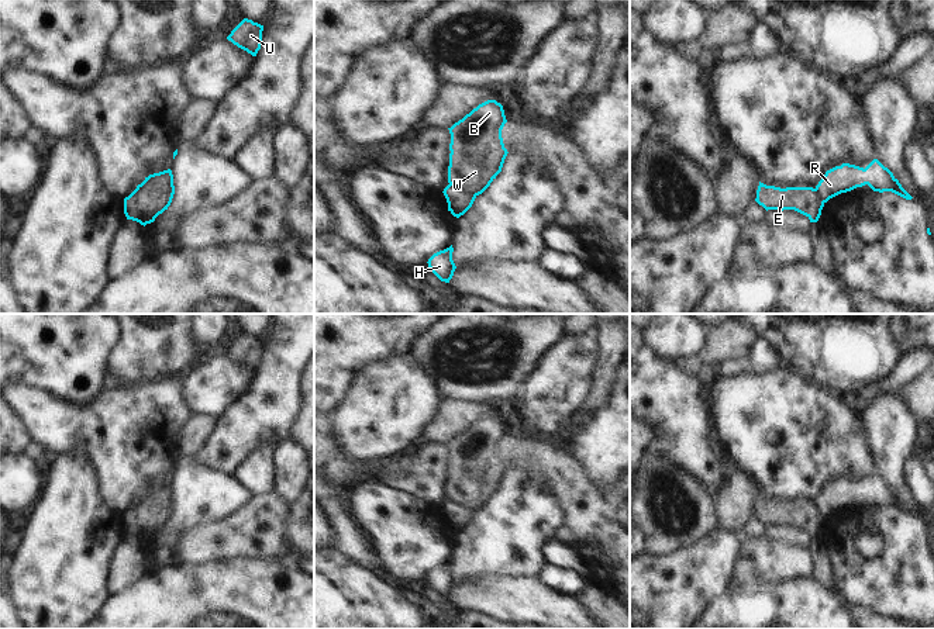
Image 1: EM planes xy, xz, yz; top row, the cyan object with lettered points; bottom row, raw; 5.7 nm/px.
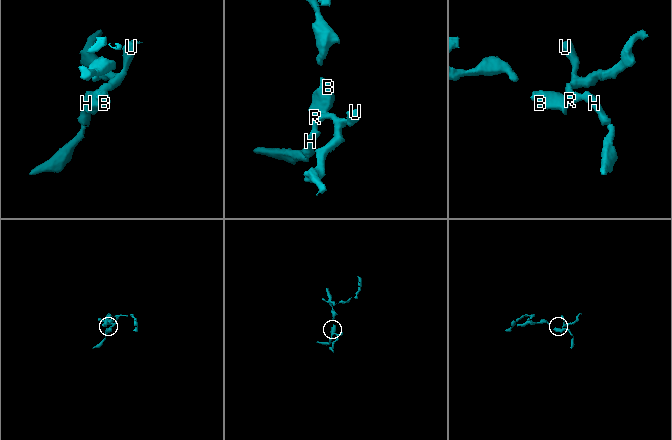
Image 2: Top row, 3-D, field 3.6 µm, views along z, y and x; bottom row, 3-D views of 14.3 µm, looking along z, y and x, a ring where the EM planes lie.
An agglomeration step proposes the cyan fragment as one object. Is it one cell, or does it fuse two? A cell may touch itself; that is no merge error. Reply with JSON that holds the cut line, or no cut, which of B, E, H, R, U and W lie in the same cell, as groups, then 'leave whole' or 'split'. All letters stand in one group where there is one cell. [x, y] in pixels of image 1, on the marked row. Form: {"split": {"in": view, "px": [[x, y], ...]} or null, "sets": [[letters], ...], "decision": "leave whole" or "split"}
{"split": {"in": "xy", "px": [[161, 172], [133, 193]]}, "sets": [["B", "E", "W"], ["H", "R", "U"]], "decision": "split"}

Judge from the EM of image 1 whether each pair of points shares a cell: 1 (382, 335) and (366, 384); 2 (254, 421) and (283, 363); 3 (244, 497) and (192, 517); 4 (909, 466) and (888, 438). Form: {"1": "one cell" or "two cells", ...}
{"1": "two cells", "2": "one cell", "3": "one cell", "4": "two cells"}

